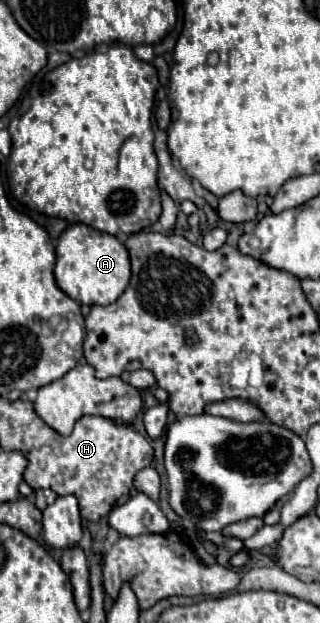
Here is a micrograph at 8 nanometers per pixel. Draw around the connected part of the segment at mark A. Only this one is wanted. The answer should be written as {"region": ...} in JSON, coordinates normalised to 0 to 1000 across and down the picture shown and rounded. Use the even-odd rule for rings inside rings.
{"region":[[[219,361],[175,393],[169,445],[181,461],[238,486],[256,490],[344,490],[356,486],[406,451],[406,413],[394,396],[338,374],[269,361]]]}

